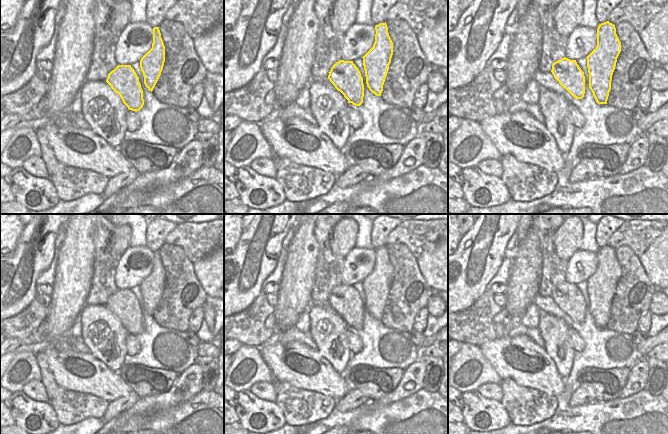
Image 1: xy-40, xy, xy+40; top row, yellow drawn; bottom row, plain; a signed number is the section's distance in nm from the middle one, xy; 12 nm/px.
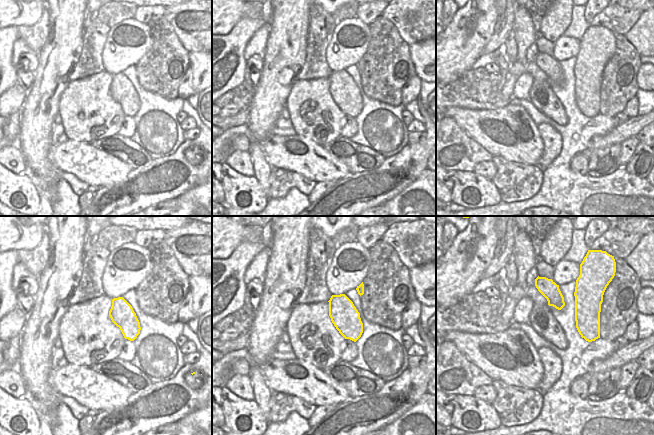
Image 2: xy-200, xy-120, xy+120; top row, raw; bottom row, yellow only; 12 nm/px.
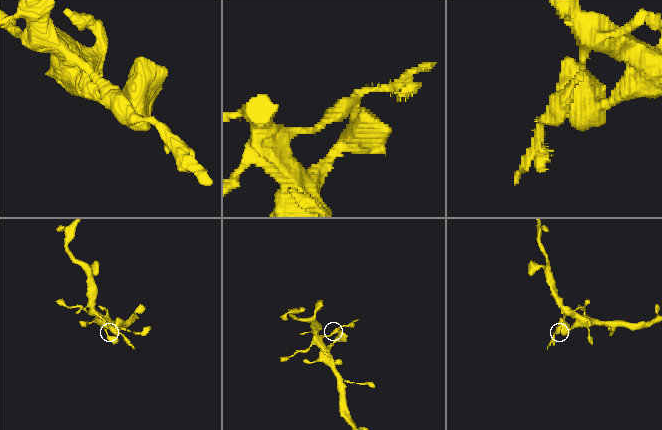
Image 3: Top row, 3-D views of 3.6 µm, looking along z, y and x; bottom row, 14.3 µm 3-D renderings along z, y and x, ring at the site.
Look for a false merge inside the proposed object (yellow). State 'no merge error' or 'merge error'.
no merge error

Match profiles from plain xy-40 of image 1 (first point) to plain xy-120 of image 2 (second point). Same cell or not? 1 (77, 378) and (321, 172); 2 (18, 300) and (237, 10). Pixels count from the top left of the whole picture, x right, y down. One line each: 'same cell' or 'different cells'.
1: same cell
2: different cells

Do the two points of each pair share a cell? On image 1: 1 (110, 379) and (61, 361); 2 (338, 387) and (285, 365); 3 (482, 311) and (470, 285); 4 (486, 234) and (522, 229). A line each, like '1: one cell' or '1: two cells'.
1: one cell
2: one cell
3: two cells
4: two cells

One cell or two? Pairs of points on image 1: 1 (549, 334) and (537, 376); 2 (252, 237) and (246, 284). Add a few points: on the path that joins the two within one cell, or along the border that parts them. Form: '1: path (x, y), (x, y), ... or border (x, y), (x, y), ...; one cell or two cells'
1: border (543, 347), (557, 369); two cells
2: path (253, 249), (253, 261), (246, 268), (246, 272); one cell

